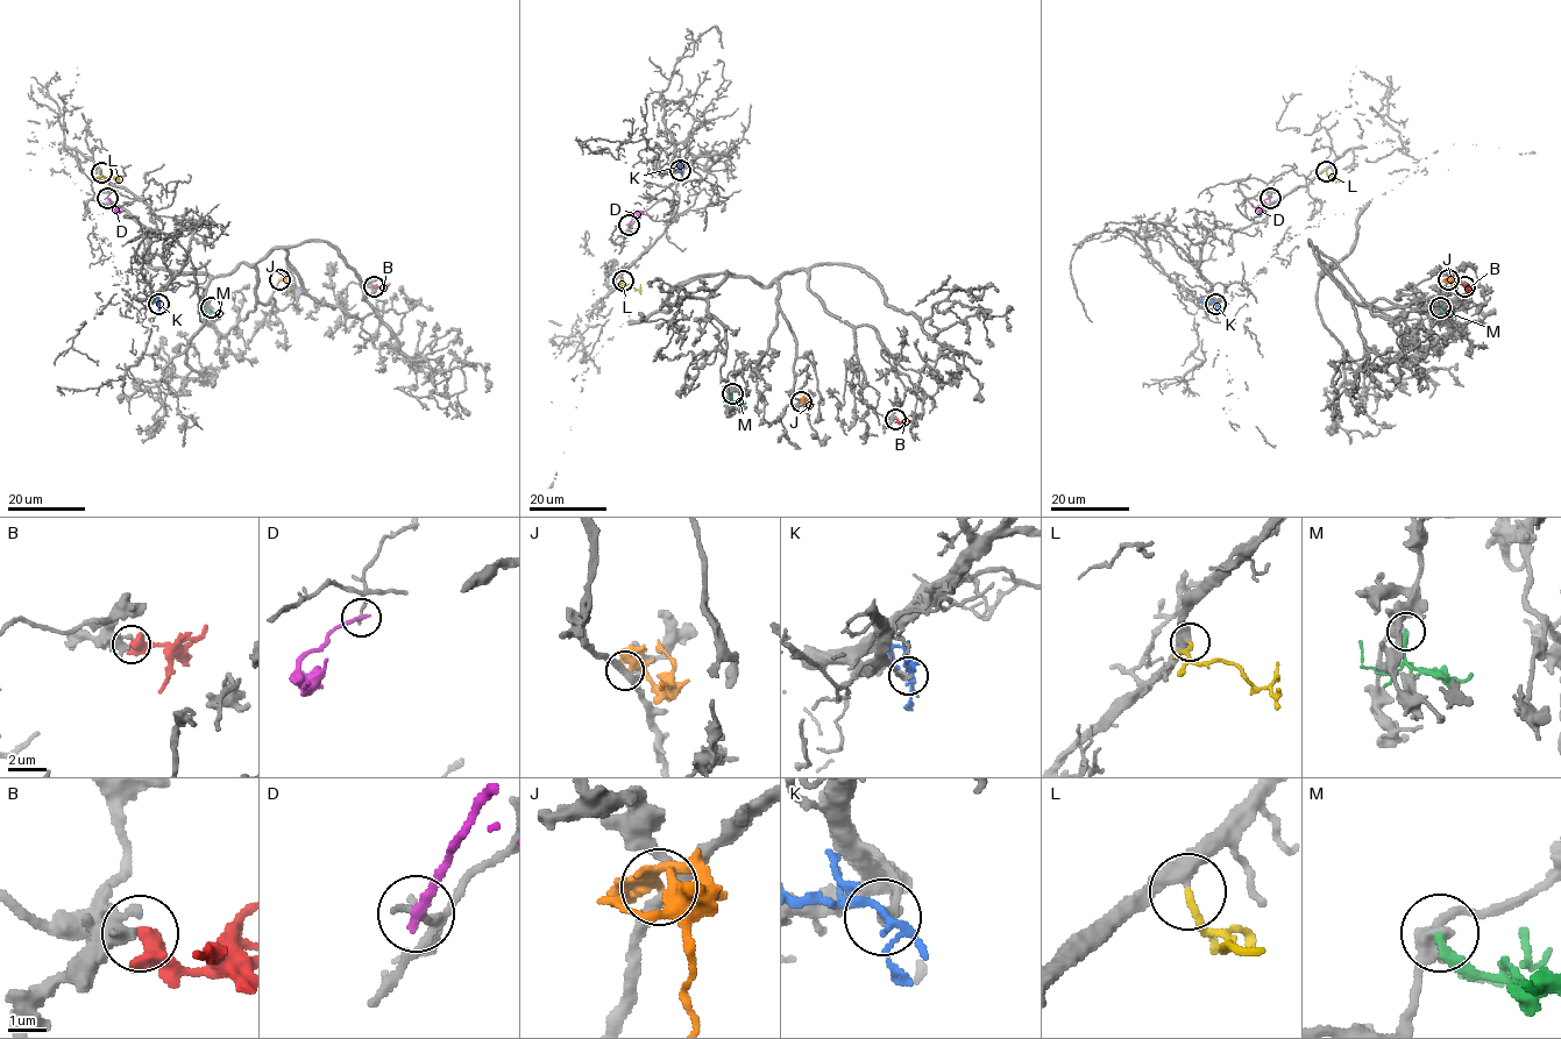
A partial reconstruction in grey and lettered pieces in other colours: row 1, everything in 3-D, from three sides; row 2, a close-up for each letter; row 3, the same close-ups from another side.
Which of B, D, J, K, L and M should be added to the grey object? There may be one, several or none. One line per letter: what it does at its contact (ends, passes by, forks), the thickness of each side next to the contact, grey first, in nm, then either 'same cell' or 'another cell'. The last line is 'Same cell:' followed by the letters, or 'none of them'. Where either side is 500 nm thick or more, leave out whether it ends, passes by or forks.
B: 360/650 nm | another cell
D: it ends | 200/280 nm | another cell
J: it passes by | 260/300 nm | another cell
K: it forks | 280/170 nm | another cell
L: it ends | 400/180 nm | same cell
M: it ends | 360/240 nm | another cell
Same cell: L

